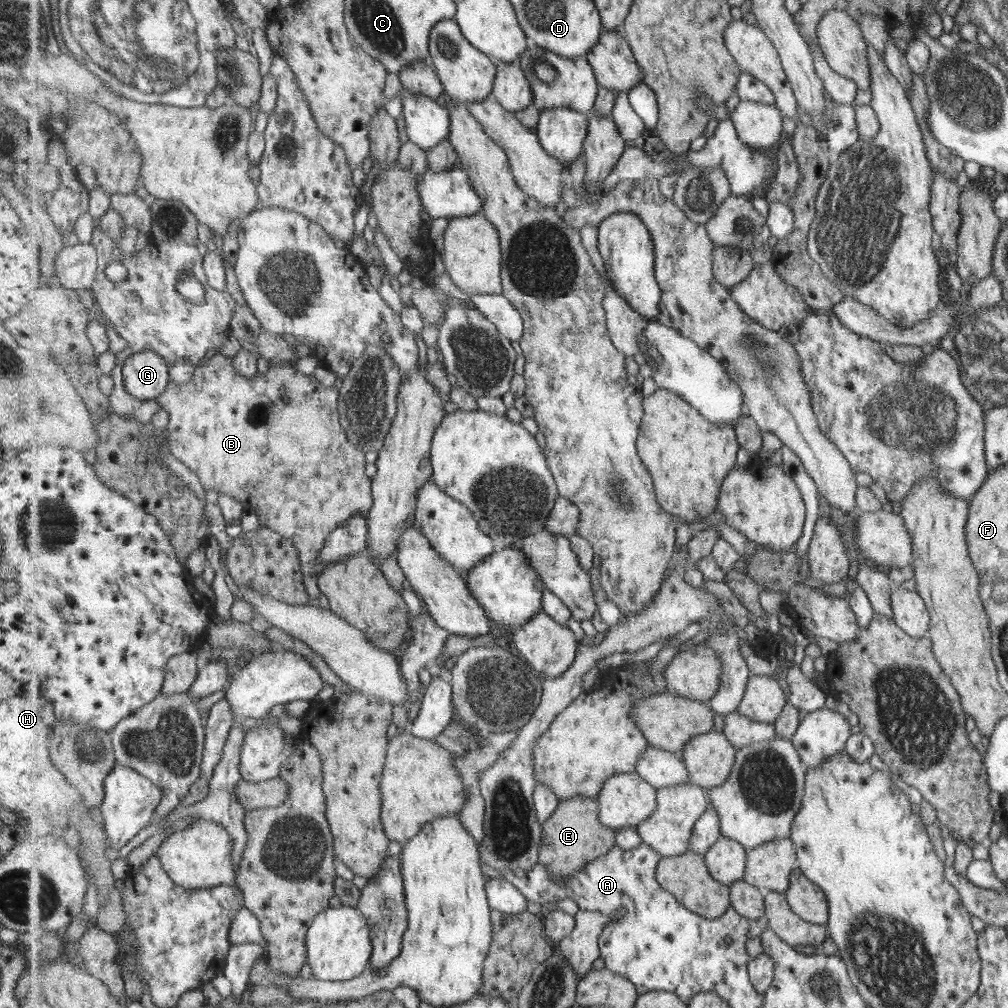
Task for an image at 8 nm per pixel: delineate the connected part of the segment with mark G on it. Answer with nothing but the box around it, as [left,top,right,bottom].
[123,351,170,401]

